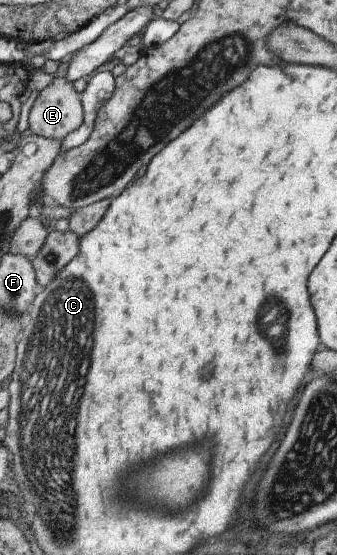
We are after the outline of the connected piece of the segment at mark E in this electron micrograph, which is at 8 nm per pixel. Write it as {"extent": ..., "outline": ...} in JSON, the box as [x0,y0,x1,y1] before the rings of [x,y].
{"extent":[28,77,83,141],"outline":[[[54,77],[42,86],[28,114],[28,129],[41,135],[62,141],[83,120],[79,93],[65,77]]]}

